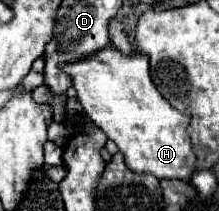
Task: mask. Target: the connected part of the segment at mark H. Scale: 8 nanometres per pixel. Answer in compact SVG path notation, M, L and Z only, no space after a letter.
M107 47L87 61L75 61L63 69L77 91L85 115L119 147L125 163L135 173L151 173L159 179L187 181L193 175L195 153L187 135L189 117L173 109L149 75L149 57L141 53L123 55L115 47Z

